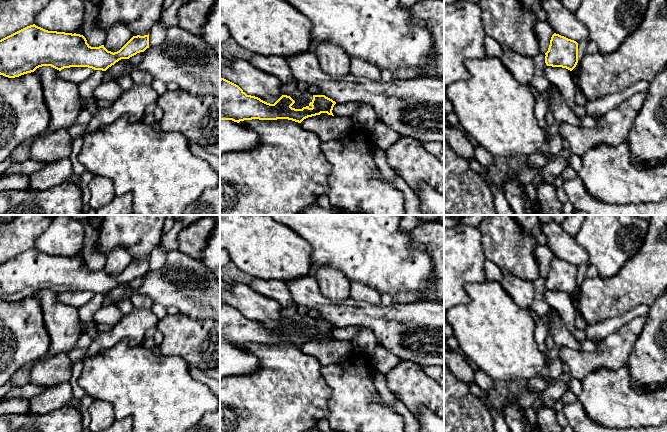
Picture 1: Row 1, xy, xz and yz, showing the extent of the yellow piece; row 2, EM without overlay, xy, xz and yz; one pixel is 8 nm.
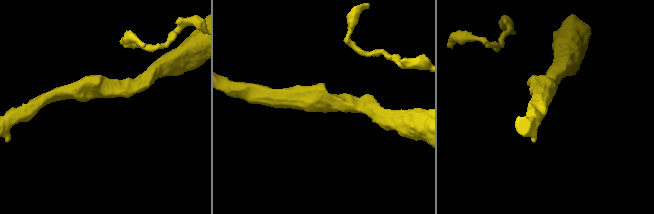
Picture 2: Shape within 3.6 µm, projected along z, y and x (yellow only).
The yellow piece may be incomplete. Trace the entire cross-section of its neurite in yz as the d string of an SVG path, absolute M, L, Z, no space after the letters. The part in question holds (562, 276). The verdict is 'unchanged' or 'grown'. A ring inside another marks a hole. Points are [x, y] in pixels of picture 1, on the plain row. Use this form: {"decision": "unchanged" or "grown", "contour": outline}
{"decision": "unchanged", "contour": "M554 257L545 279L547 290L562 291L572 295L578 287L578 267Z"}

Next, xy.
{"decision": "unchanged", "contour": "M35 248L27 250L0 264L0 299L15 302L34 296L42 290L51 290L59 295L70 291L88 291L106 295L121 283L129 283L149 272L149 258L133 260L119 275L108 275L104 269L91 271L80 258L48 255Z"}

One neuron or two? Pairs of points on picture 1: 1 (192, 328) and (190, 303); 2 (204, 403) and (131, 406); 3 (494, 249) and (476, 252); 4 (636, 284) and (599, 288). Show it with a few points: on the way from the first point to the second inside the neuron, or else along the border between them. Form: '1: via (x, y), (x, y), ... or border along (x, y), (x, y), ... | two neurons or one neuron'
1: border along (179, 311), (192, 318), (209, 319) | two neurons
2: via (186, 403), (149, 403) | one neuron
3: border along (478, 229), (482, 239), (483, 254), (486, 258) | two neurons
4: via (627, 288), (608, 288) | one neuron

